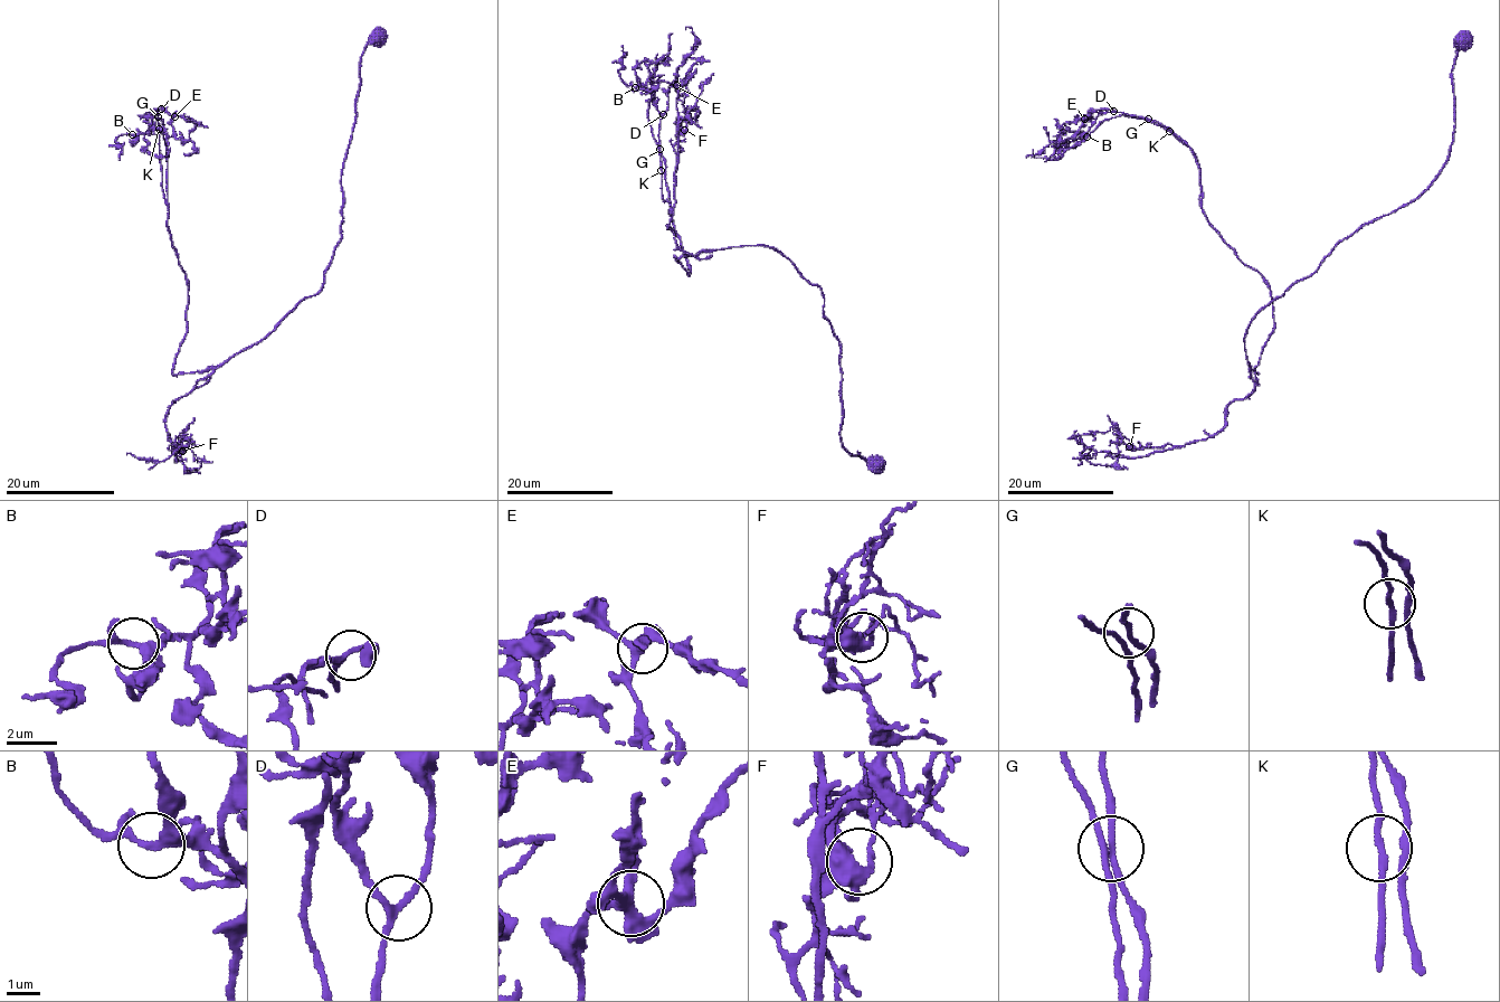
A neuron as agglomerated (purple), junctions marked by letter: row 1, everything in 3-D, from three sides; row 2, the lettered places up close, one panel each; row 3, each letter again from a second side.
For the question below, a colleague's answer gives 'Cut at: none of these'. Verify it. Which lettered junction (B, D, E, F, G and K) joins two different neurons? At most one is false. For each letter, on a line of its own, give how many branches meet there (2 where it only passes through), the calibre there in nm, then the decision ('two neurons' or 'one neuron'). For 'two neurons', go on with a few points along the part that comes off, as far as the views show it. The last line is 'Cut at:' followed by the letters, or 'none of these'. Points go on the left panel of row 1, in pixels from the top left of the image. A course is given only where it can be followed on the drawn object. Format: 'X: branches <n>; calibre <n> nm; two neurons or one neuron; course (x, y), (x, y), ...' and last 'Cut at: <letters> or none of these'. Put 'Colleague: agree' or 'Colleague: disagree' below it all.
B: branches 4; calibre 240 nm; one neuron
D: branches 3; calibre 180 nm; one neuron
E: branches 5; calibre 320 nm; one neuron
F: branches 4; calibre 480 nm; one neuron
G: branches 4; calibre 170 nm; one neuron
K: branches 3; calibre 140 nm; one neuron
Cut at: none of these
Colleague: agree

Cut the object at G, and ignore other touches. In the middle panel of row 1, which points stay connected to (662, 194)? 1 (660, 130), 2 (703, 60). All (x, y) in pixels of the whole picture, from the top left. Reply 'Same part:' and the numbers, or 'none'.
Same part: none

